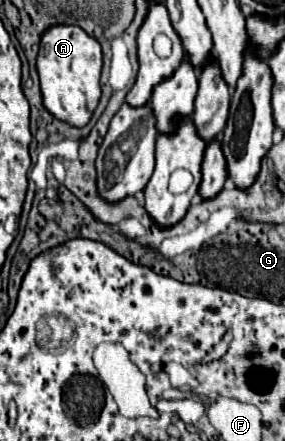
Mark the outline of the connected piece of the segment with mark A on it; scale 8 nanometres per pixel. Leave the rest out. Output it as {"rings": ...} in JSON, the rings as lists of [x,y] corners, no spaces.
{"rings":[[[51,25],[43,31],[37,55],[37,73],[41,81],[43,105],[51,115],[61,121],[67,121],[75,127],[83,127],[89,123],[99,97],[99,75],[101,75],[103,53],[101,45],[95,37],[85,33],[77,25]]]}

